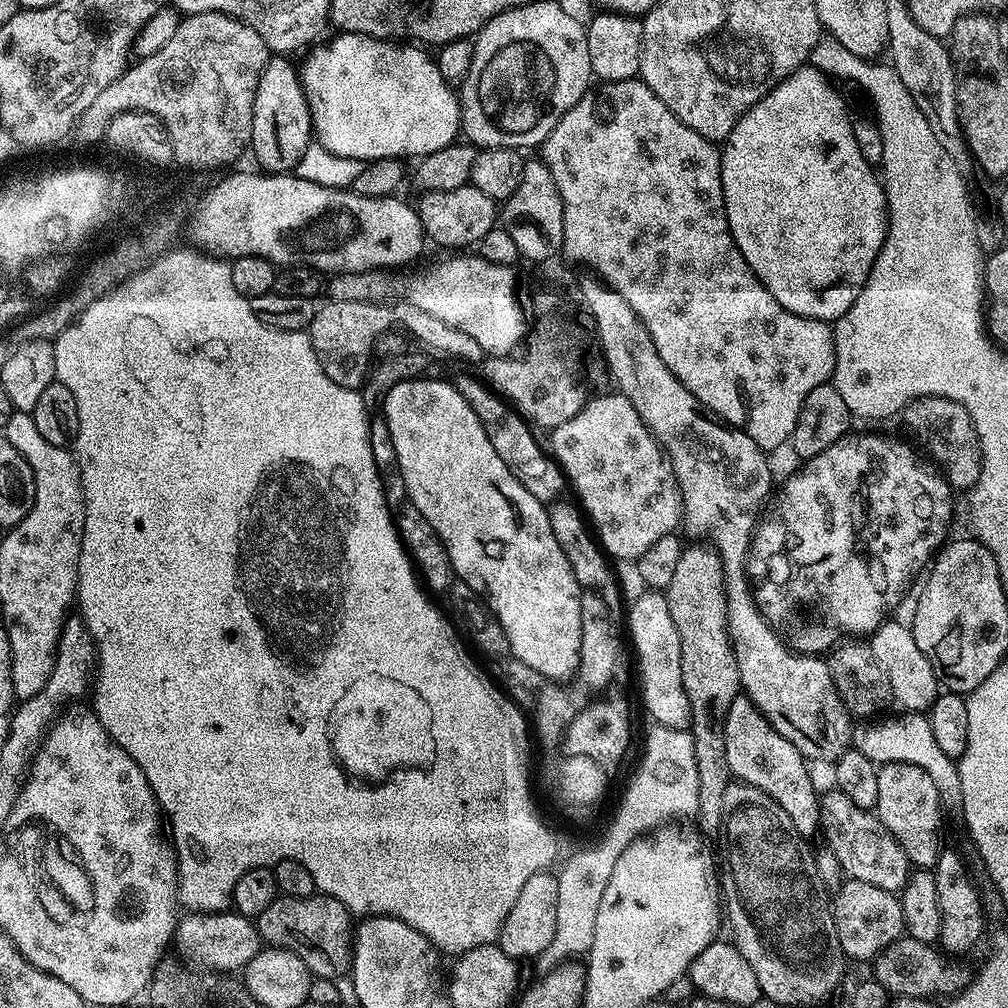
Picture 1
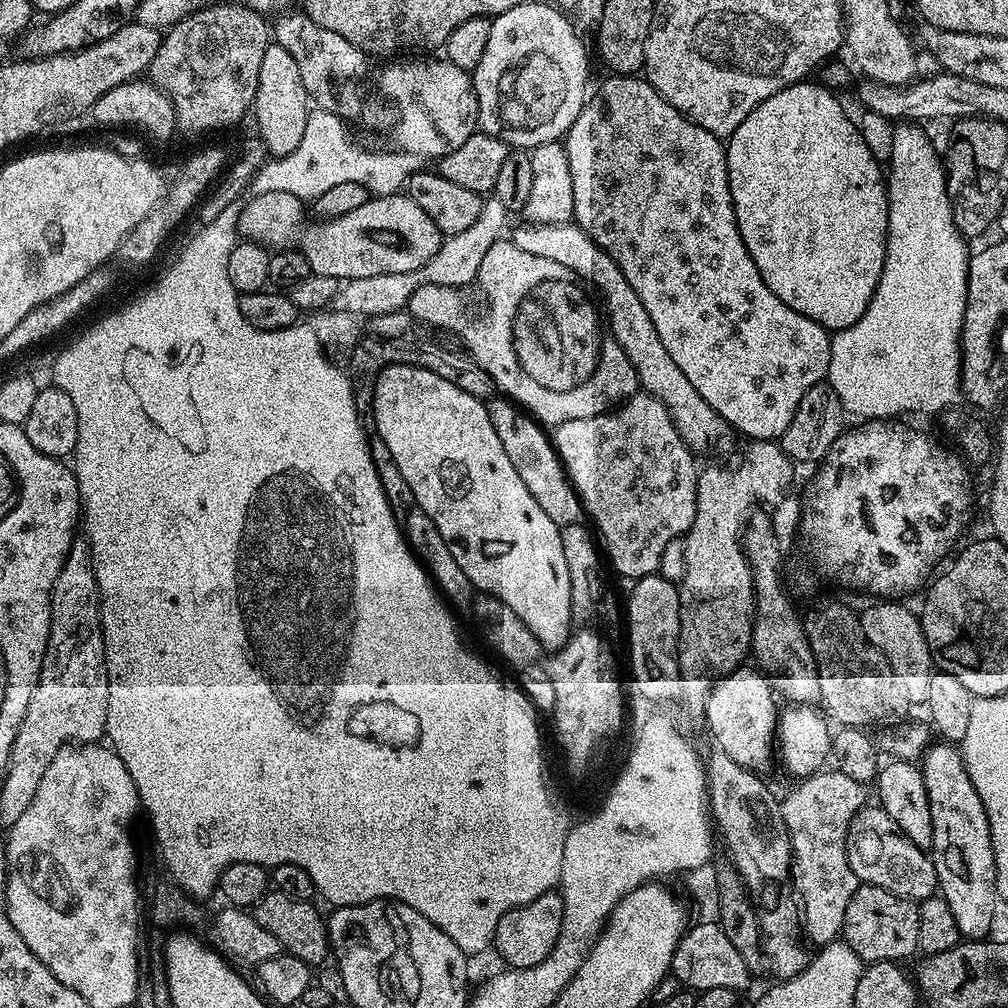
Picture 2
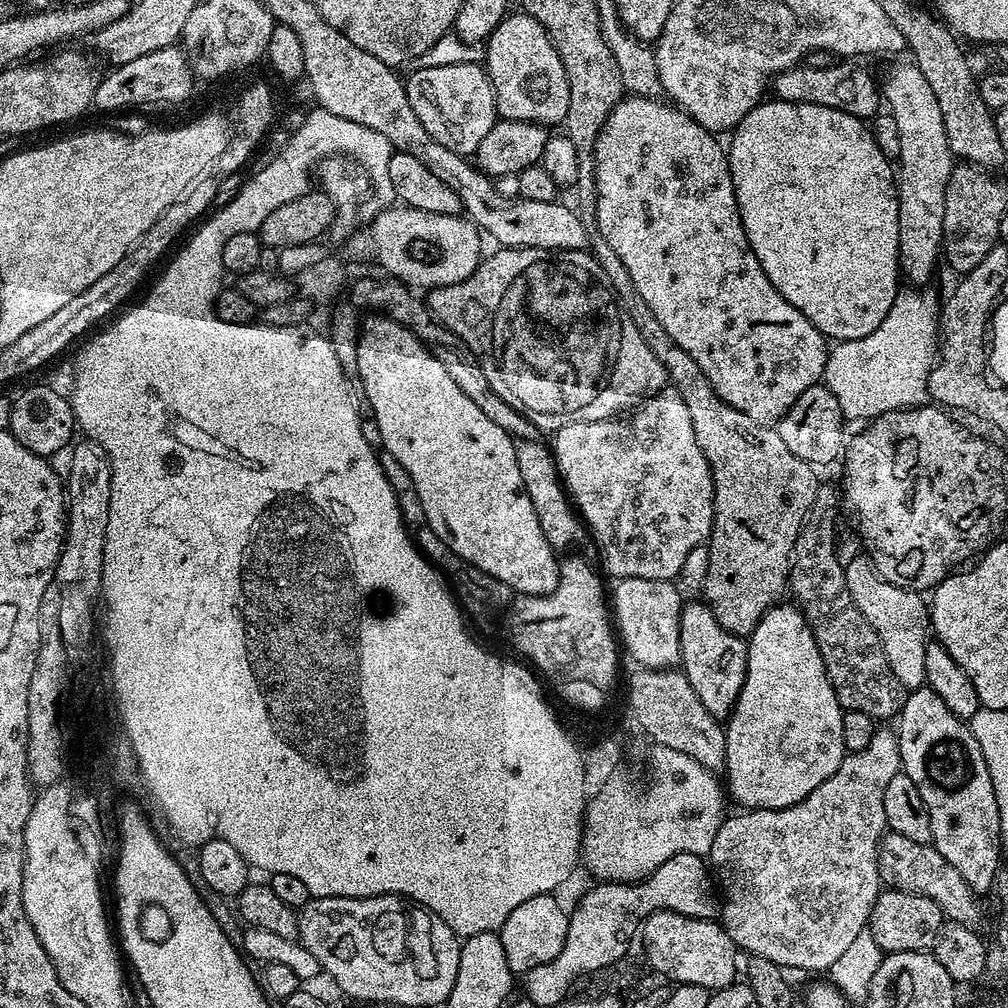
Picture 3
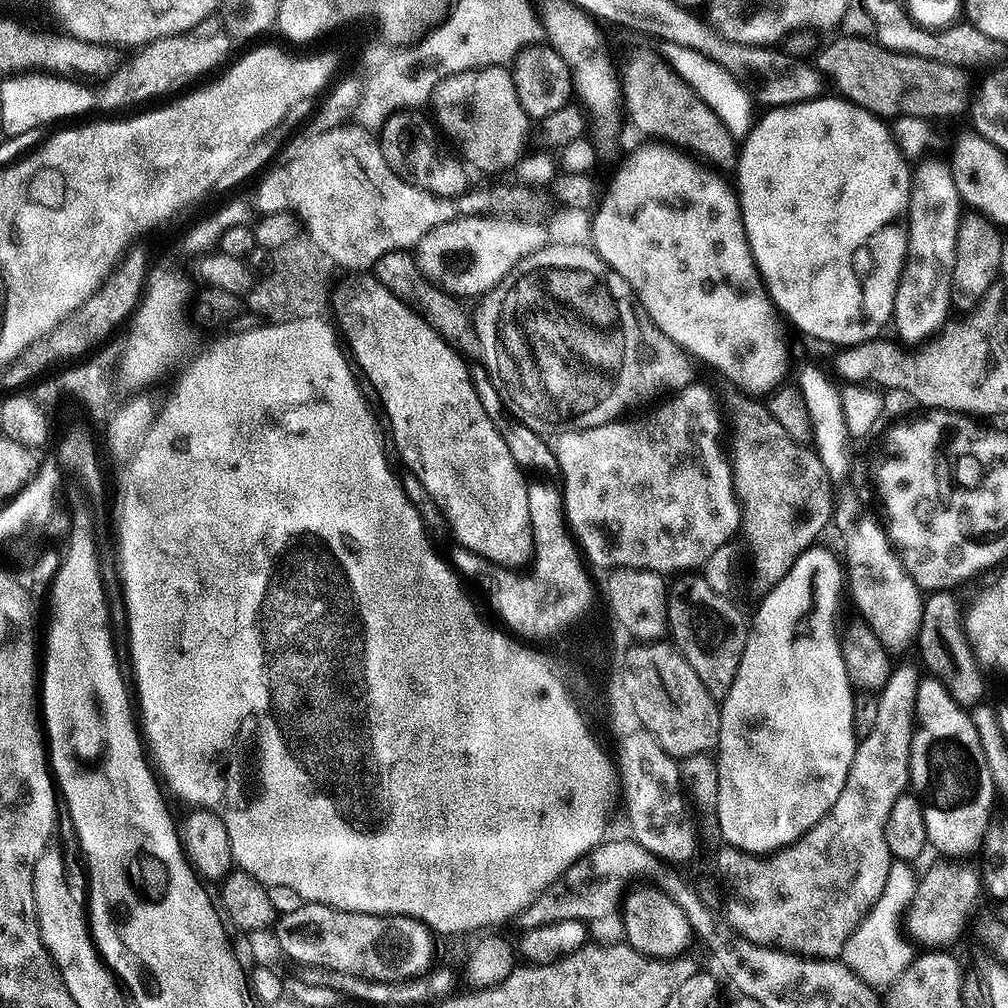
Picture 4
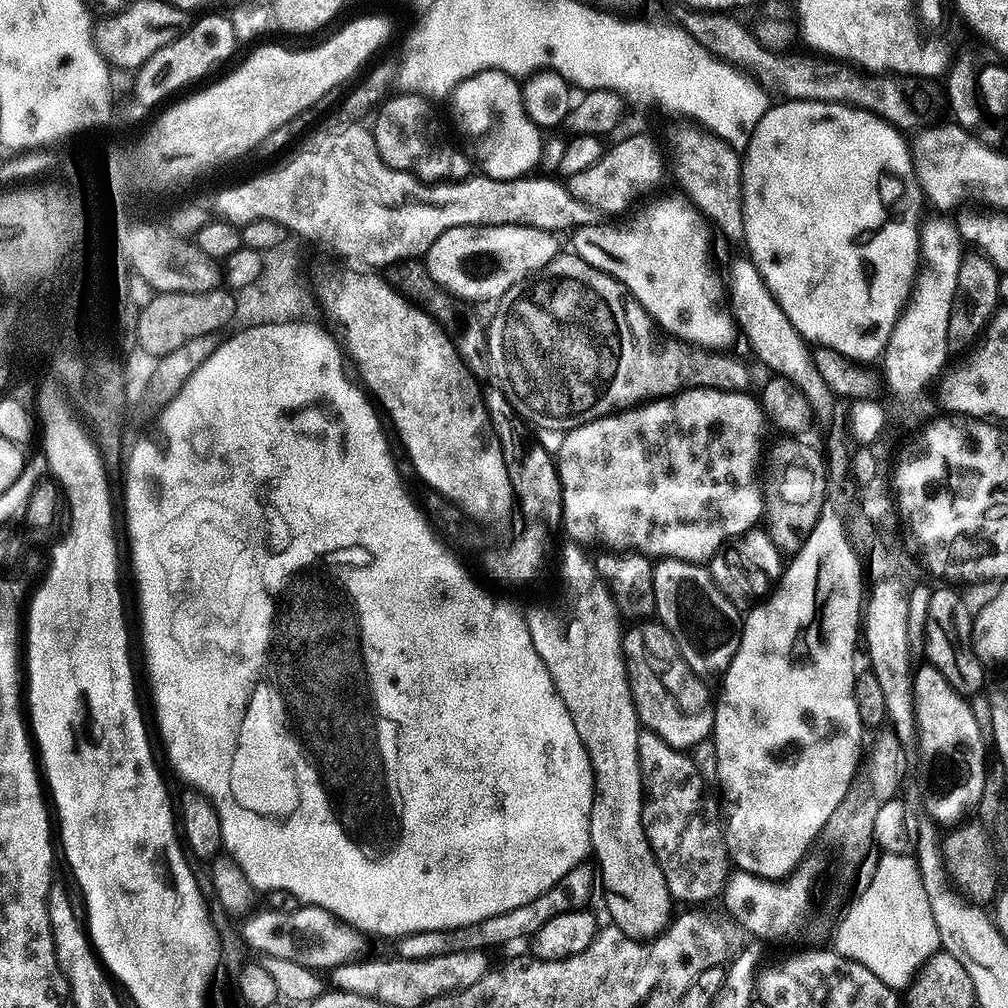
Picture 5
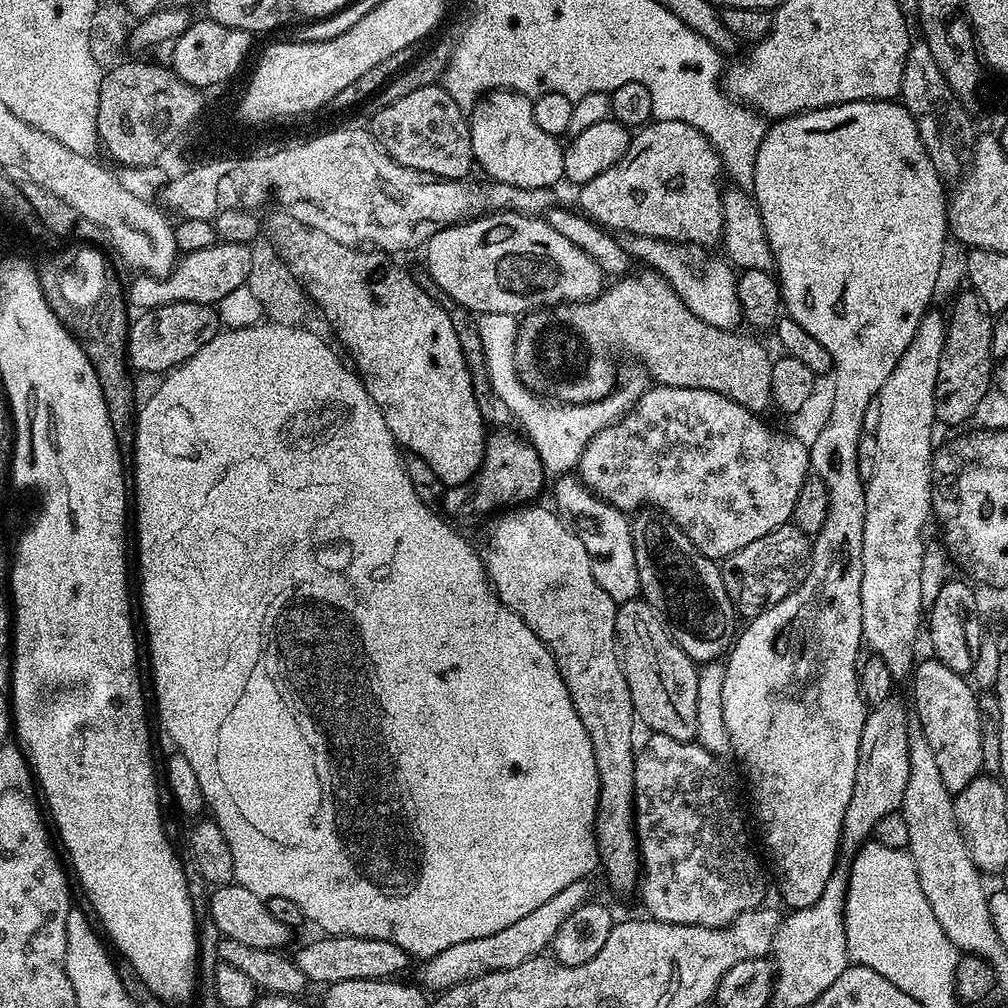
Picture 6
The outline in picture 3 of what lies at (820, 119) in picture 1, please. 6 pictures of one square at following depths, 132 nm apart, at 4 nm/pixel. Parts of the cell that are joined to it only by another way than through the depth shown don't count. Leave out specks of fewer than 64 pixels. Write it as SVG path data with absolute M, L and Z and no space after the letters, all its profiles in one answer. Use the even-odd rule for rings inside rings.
M775 98L765 99L763 102L757 104L754 110L750 110L750 114L746 114L746 118L742 118L742 122L731 133L732 145L727 145L726 151L728 153L728 169L732 175L732 185L734 186L734 194L738 202L738 210L742 218L742 226L746 230L746 238L750 242L750 246L754 250L754 254L758 258L758 262L762 266L762 270L766 274L766 278L770 278L770 282L778 290L778 294L782 294L782 298L786 298L786 302L790 302L790 306L794 306L802 314L806 314L808 321L814 325L822 335L832 342L839 342L842 340L861 340L866 338L874 330L878 330L878 326L882 322L882 318L886 318L886 314L890 310L890 306L896 300L898 285L896 279L899 281L902 276L902 269L900 267L900 231L898 230L898 218L900 217L900 198L896 186L896 178L894 175L894 168L889 157L882 154L882 150L878 150L878 142L872 136L872 129L861 117L851 116L842 110L834 110L830 106L814 106L813 104L795 104L794 102L786 102L785 100L777 100Z

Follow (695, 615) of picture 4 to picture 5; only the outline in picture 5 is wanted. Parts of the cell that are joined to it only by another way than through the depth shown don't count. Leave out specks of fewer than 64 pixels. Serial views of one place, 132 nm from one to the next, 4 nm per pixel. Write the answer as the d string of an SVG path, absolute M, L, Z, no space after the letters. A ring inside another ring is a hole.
M660 558L655 561L652 570L652 585L654 586L654 616L664 625L667 632L674 638L680 651L680 657L690 666L690 670L701 678L708 676L719 677L730 666L734 654L740 645L740 629L742 627L742 612L718 590L712 581L707 567L704 564L691 564L685 560L669 560Z

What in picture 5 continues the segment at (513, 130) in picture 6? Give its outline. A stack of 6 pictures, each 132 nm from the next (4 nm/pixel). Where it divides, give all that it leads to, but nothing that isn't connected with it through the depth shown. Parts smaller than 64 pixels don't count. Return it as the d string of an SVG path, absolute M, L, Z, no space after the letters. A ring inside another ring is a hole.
M482 70L470 78L466 78L452 92L450 97L452 112L456 115L456 120L460 123L460 128L469 136L476 140L476 156L478 168L483 175L495 180L517 180L520 176L527 176L541 163L545 137L542 130L526 114L524 105L524 94L517 77L507 76L505 72L498 70Z

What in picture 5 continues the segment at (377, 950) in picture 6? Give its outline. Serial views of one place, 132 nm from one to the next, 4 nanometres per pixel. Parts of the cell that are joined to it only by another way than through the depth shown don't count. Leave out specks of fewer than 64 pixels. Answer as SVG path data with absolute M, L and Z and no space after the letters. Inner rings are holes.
M580 865L570 872L564 879L564 885L559 884L551 888L544 895L539 896L534 902L528 902L515 910L507 911L506 914L494 915L493 918L483 919L482 922L472 923L470 926L447 928L446 930L415 932L412 935L399 937L396 941L395 955L402 960L425 960L426 958L437 957L439 955L461 953L464 950L489 951L498 946L504 946L510 942L522 938L530 938L552 915L561 911L567 904L566 890L573 900L573 905L581 905L590 890L590 882L586 874L587 867Z

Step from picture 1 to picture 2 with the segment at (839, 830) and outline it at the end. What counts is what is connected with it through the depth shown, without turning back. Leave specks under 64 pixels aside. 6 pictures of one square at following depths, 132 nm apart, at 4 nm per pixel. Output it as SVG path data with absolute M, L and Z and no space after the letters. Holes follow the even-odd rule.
M865 806L860 809L860 813L850 822L848 831L848 857L850 858L850 868L859 878L861 884L873 884L882 886L882 890L890 890L890 894L898 894L907 900L921 902L937 895L938 885L936 883L936 871L931 855L925 849L914 846L902 830L898 830L898 822L890 818L883 808L879 806Z

